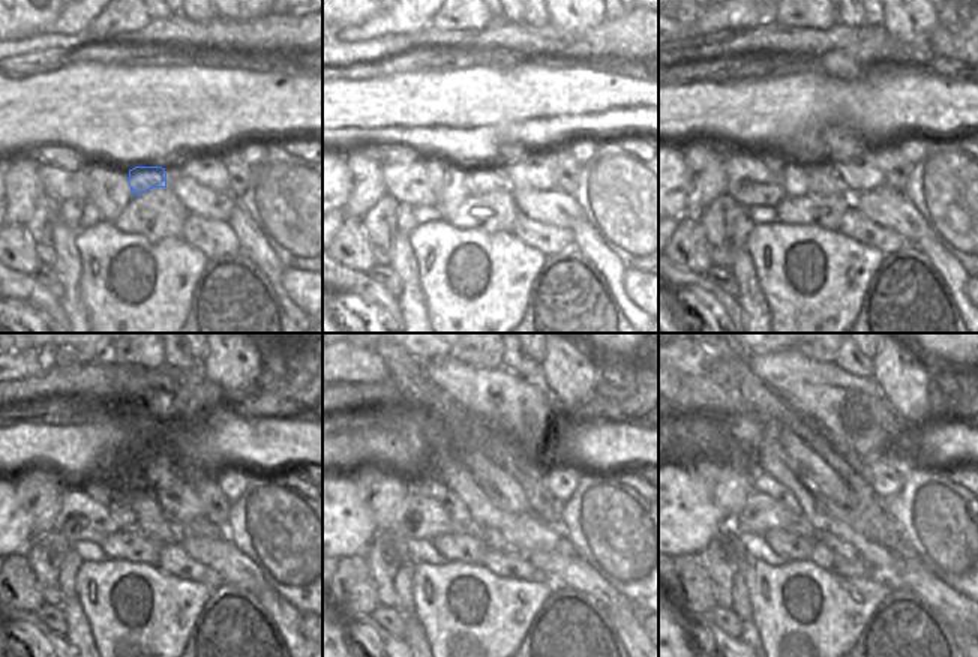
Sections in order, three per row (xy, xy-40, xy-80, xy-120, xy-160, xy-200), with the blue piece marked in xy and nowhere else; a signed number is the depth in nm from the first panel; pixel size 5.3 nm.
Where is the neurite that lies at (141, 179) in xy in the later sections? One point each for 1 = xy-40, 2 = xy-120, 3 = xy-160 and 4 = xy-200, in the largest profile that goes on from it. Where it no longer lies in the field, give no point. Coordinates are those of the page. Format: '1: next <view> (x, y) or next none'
1: next xy-40 (482, 180)
2: next xy-120 (165, 531)
3: next xy-160 (492, 539)
4: next xy-200 (842, 548)

